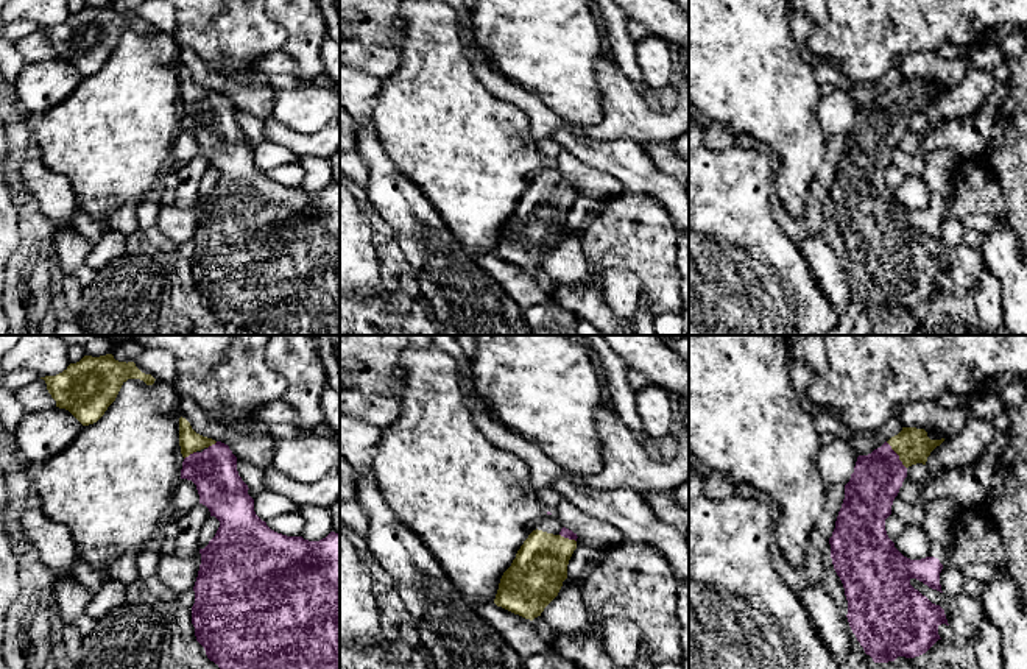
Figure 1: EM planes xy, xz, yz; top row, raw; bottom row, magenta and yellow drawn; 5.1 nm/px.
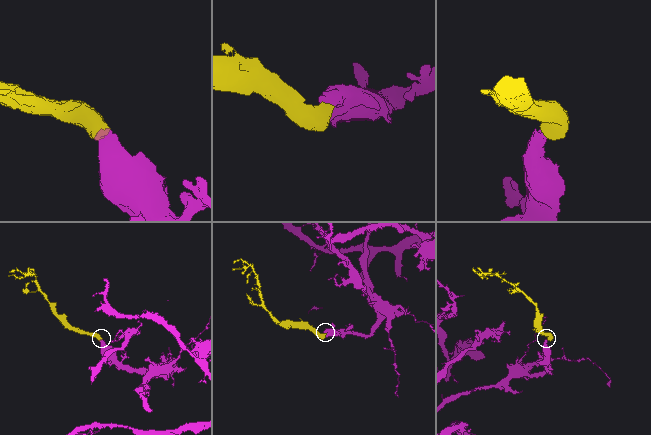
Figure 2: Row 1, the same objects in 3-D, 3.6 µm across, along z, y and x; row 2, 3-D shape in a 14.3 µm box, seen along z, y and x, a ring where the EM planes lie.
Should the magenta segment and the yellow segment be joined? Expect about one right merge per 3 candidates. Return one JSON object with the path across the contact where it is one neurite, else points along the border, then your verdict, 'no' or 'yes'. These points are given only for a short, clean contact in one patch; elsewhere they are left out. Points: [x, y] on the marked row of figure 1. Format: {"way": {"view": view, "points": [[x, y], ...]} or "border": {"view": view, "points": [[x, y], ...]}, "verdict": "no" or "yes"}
{"way": {"view": "yz", "points": [[876, 479], [898, 456], [912, 445]]}, "verdict": "yes"}

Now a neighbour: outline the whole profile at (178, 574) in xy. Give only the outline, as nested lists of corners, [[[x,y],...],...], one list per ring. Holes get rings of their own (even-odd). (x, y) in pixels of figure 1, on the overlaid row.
[[[201,554],[190,560],[178,555],[162,555],[156,575],[161,582],[178,594],[193,589],[201,565]]]

